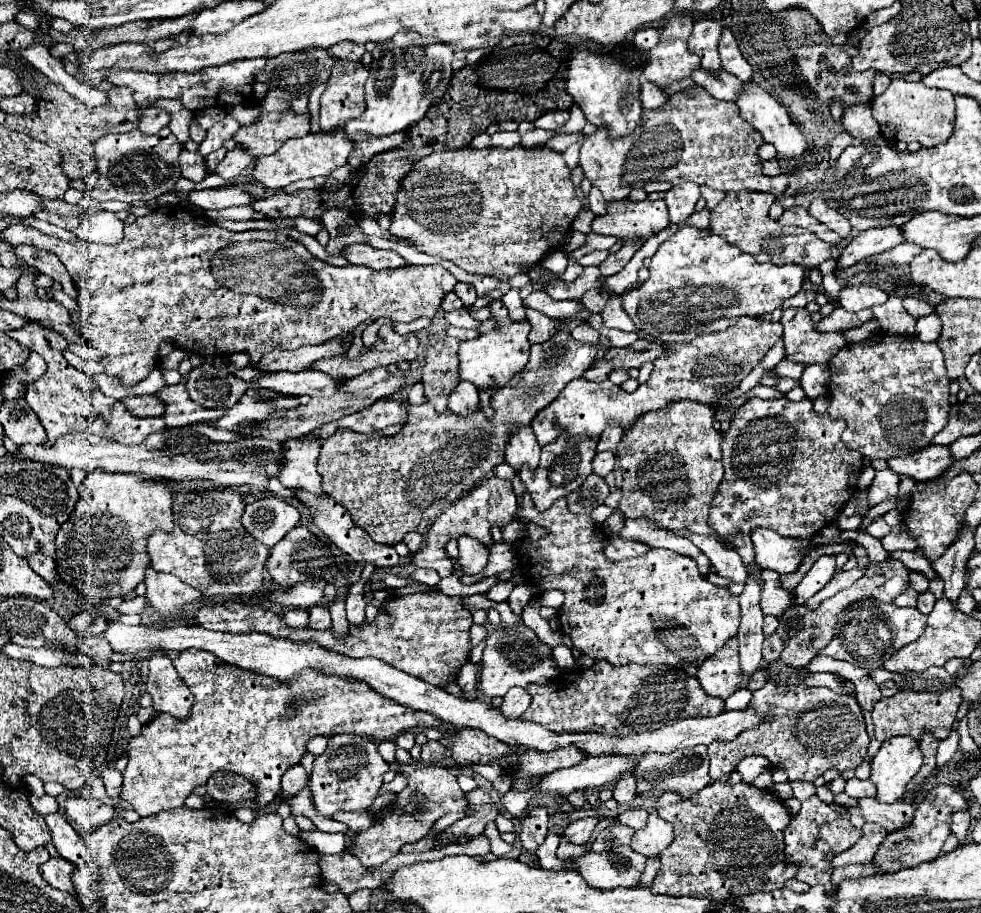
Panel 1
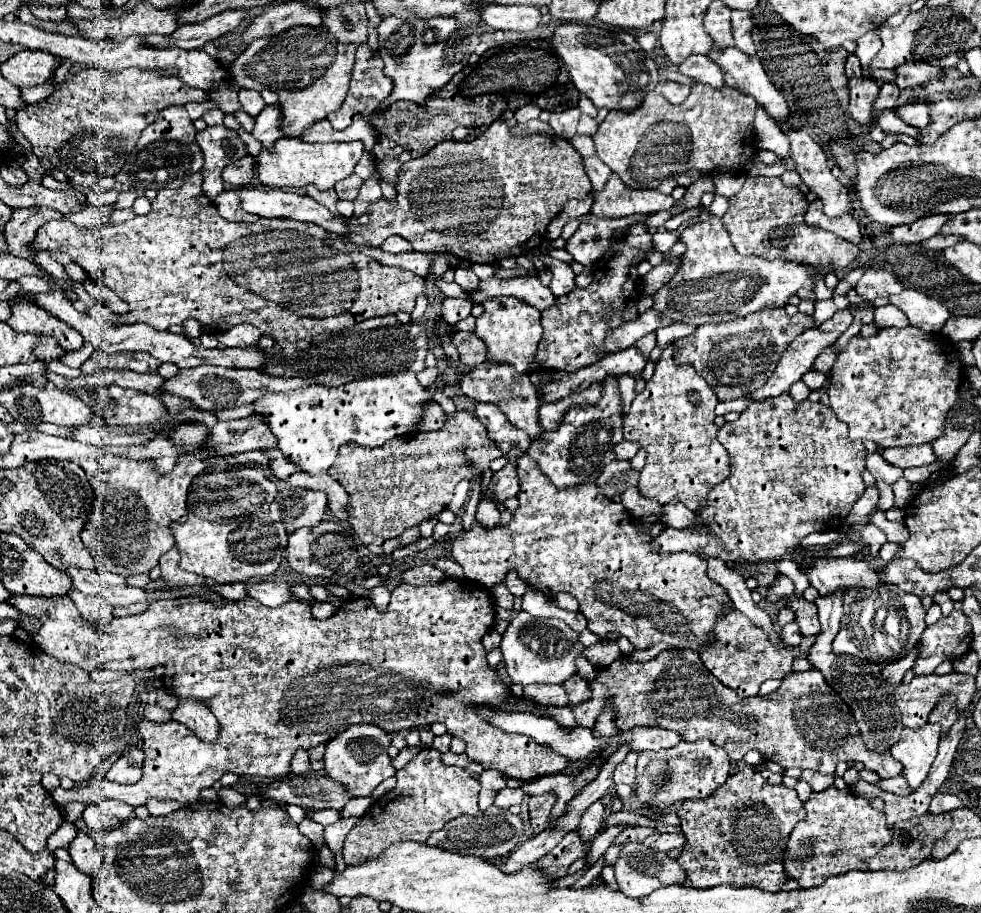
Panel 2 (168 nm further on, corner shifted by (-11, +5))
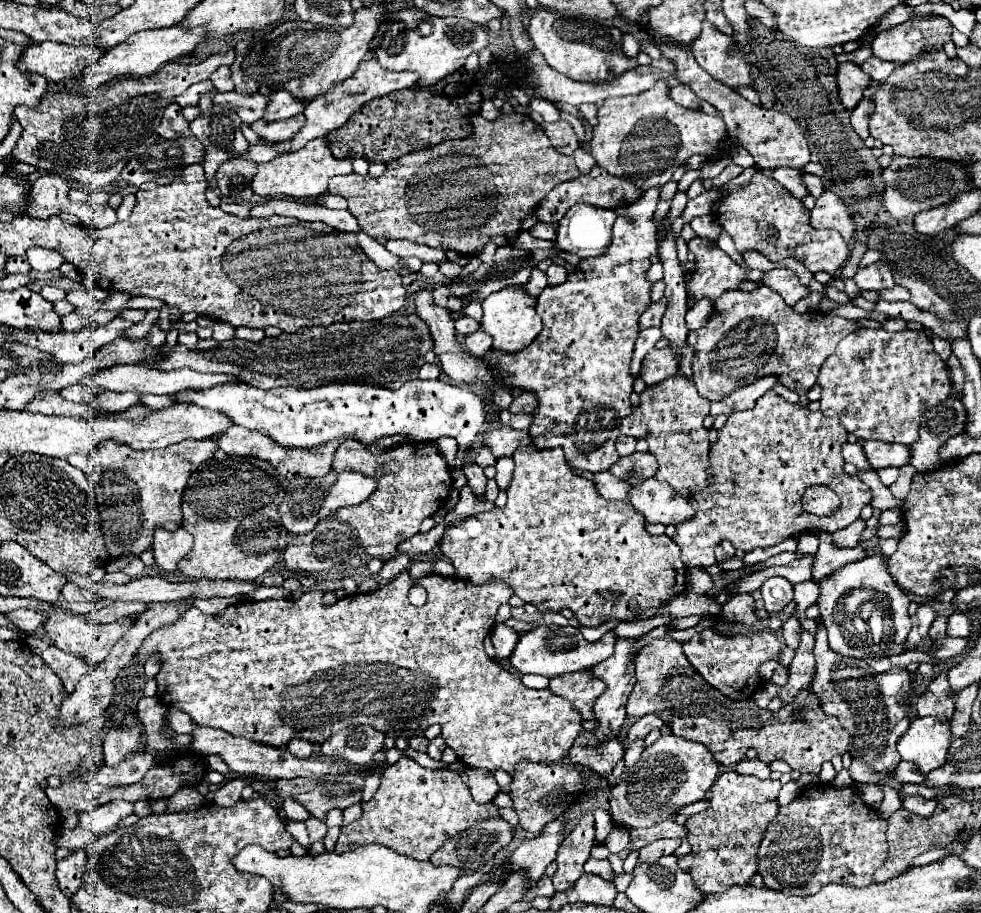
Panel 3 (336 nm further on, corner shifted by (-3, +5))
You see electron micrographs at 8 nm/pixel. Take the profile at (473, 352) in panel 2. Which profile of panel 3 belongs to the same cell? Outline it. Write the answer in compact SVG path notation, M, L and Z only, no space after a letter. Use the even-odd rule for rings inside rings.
M475 331L465 337L465 349L469 349L473 357L483 357L483 353L491 349L491 337L487 337L483 331Z

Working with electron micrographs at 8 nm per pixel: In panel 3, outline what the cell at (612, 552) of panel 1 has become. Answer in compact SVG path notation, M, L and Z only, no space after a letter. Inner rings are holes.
M773 391L765 393L757 405L749 411L739 411L729 415L725 427L719 431L719 441L711 447L711 485L691 497L697 513L695 517L677 525L677 533L673 541L681 547L681 559L685 567L709 567L715 563L713 549L721 539L729 539L735 549L743 549L745 553L755 547L777 545L787 537L799 535L803 529L819 529L827 533L835 533L851 525L859 519L859 513L871 501L871 489L853 475L843 471L843 455L841 447L847 443L847 431L843 429L839 417L823 417L821 411L811 411L809 407L801 407L799 403L787 403ZM811 485L827 485L833 489L843 505L831 517L817 517L805 513L801 507L801 497Z

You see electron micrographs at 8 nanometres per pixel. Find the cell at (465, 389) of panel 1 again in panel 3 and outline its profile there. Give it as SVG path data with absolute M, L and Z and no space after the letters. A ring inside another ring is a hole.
M499 421L487 423L487 431L483 433L485 445L491 449L491 453L499 459L505 455L513 455L515 449L523 445L531 445L529 431L515 431L507 425L501 425Z

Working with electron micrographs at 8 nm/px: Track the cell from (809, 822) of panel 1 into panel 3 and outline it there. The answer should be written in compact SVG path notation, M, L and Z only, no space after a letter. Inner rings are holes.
M819 783L803 789L795 801L779 807L759 845L759 865L767 889L787 895L815 895L829 883L865 887L887 859L887 821L869 809L857 787L837 789Z

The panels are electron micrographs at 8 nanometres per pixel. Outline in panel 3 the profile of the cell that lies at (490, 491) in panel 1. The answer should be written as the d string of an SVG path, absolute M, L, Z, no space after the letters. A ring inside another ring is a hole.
M501 457L497 459L497 485L499 489L507 489L509 487L509 481L511 481L511 475L513 475L513 457Z

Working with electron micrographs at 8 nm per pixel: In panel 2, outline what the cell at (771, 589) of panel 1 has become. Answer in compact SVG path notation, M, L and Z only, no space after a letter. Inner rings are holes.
M791 597L785 601L785 605L795 611L795 623L799 625L803 635L813 635L813 633L821 631L819 619L817 619L817 609L811 601L807 601L803 597Z

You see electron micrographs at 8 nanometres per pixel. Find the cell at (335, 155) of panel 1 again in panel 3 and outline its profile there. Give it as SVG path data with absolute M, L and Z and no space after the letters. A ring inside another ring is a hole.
M323 137L309 141L297 153L279 155L269 163L259 165L257 169L259 171L257 171L257 175L253 177L253 183L251 183L251 189L253 189L255 195L261 195L261 197L289 195L289 197L297 197L297 199L319 197L327 191L327 183L329 183L331 177L353 173L351 159L335 159L331 149L329 149L329 143Z

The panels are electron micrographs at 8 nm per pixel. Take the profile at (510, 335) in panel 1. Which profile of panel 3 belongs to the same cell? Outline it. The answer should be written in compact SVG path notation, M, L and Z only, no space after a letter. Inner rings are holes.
M523 285L505 287L497 293L491 293L481 303L483 305L481 329L493 337L493 349L515 353L515 351L521 351L521 349L525 349L527 345L533 343L533 339L543 329L543 321L535 311L535 303L537 303L535 297L531 297L529 293L523 293Z

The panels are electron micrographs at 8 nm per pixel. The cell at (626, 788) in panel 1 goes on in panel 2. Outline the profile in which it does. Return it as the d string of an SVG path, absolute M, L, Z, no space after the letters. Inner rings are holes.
M629 753L625 757L623 763L619 763L615 767L615 773L613 773L613 781L619 785L619 783L625 783L629 785L631 789L637 789L637 773L635 773L635 761L637 761L637 753Z

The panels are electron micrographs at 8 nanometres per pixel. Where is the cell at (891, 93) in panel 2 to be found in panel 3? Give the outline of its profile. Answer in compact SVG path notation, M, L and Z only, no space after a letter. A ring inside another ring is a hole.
M863 99L853 111L851 111L851 127L861 139L869 137L869 115L873 113L873 103L869 99Z

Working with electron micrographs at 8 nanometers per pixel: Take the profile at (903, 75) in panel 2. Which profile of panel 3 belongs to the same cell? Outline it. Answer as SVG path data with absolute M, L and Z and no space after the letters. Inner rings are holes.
M869 57L865 63L859 65L873 81L887 81L887 77L891 75L891 71L897 67L895 63L877 59L877 57Z

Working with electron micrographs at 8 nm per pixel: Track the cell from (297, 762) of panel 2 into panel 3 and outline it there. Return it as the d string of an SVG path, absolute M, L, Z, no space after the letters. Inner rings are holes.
M293 739L291 743L287 743L287 751L299 759L307 759L313 755L313 743L305 739Z

